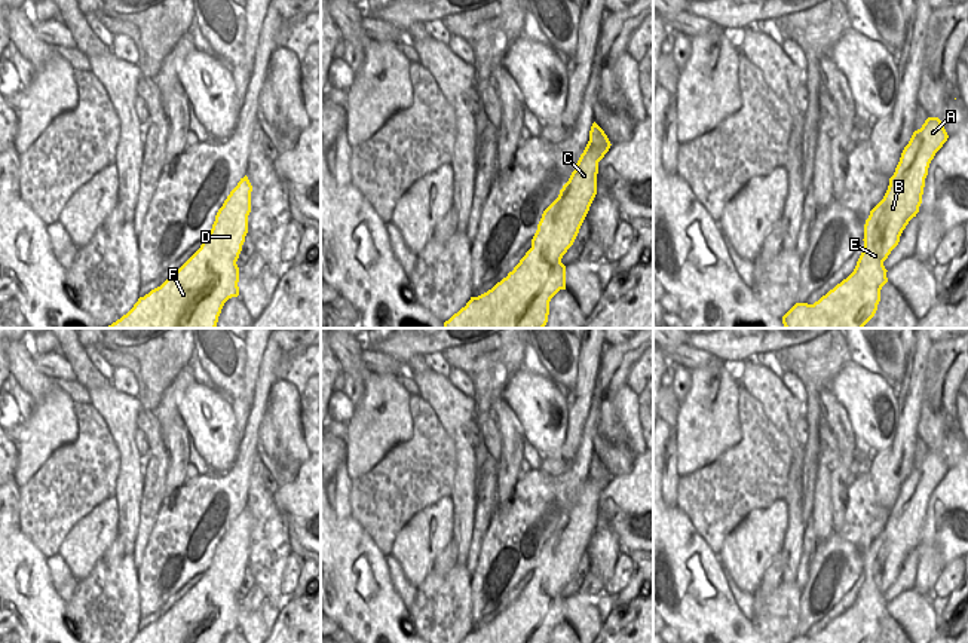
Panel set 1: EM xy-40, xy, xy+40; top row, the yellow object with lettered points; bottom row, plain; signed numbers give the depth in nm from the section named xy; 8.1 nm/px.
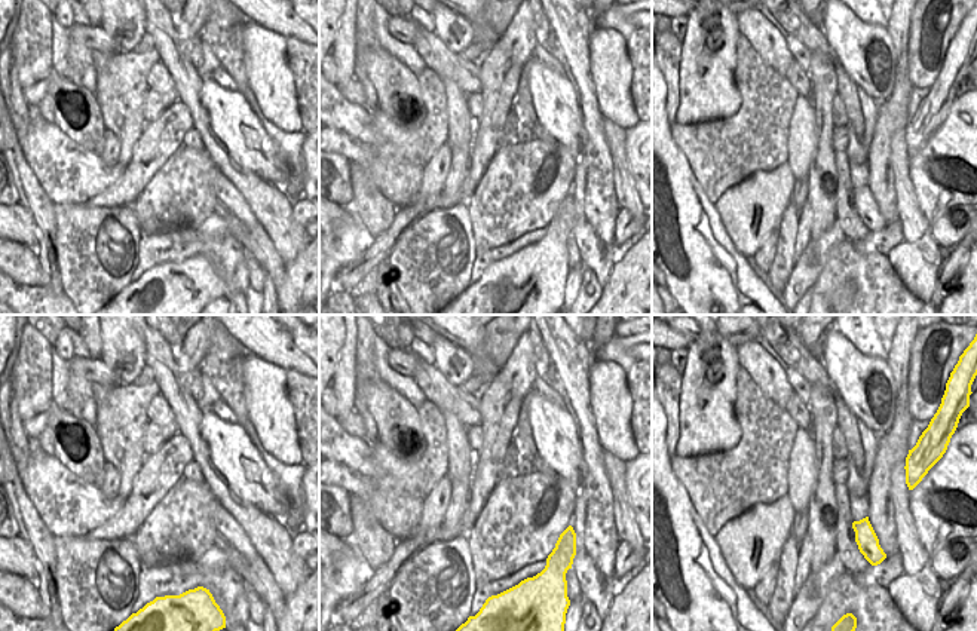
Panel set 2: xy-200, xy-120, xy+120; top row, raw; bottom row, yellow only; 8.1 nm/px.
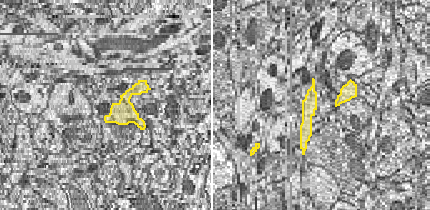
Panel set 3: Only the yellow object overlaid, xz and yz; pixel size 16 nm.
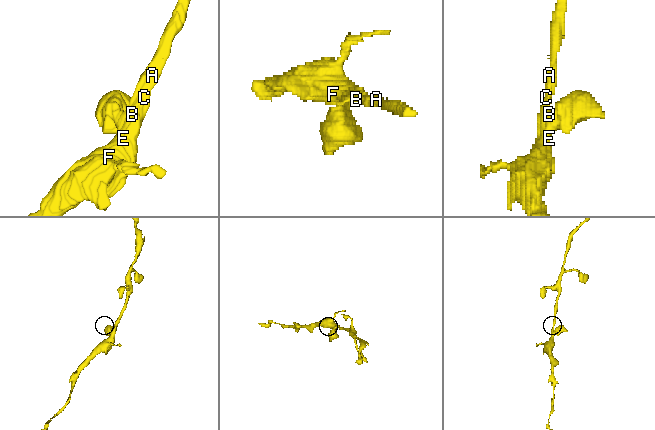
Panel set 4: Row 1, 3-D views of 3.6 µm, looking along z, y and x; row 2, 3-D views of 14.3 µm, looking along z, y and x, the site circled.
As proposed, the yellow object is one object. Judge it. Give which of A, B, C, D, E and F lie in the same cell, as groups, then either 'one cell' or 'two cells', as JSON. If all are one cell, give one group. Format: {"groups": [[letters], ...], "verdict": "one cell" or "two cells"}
{"groups": [["A", "B", "C", "D", "E", "F"]], "verdict": "one cell"}

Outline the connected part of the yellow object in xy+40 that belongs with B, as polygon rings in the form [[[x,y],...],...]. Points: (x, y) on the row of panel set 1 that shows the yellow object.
[[[928,117],[922,128],[913,132],[894,175],[889,178],[883,199],[870,211],[866,220],[864,249],[854,272],[814,304],[796,303],[782,316],[785,328],[863,328],[874,316],[880,301],[880,290],[888,282],[888,270],[883,261],[898,245],[909,221],[919,212],[929,163],[947,138],[949,135],[938,117]]]

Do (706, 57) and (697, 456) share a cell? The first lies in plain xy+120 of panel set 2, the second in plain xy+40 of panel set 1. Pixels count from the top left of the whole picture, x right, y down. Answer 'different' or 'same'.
same

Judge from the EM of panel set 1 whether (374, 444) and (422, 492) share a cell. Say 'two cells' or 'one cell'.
two cells

